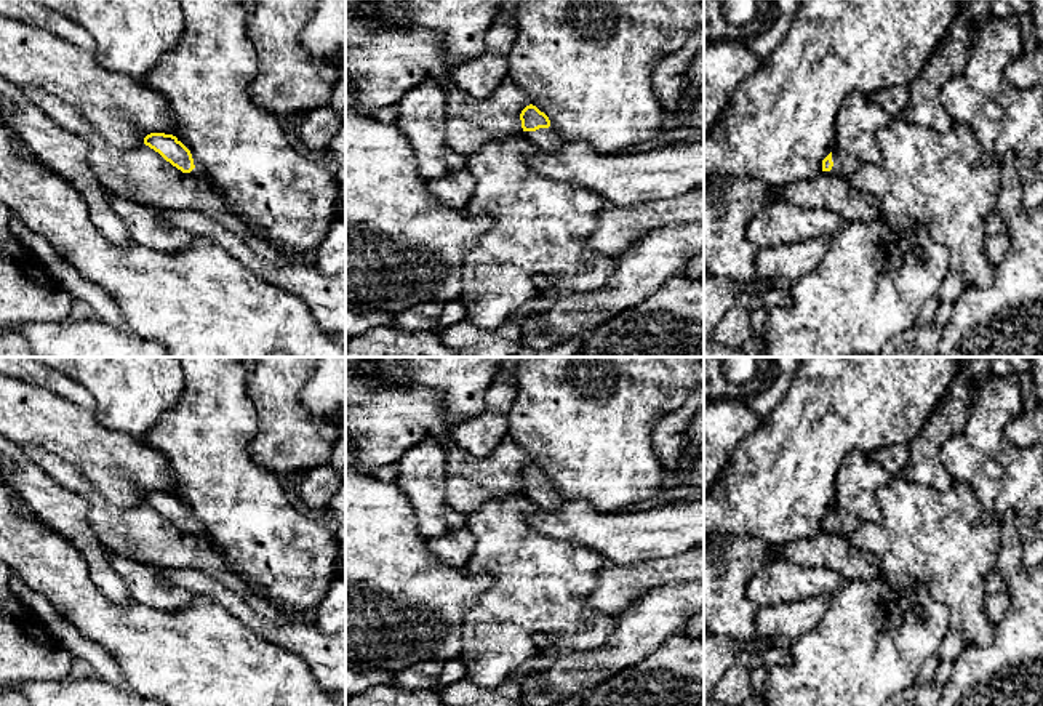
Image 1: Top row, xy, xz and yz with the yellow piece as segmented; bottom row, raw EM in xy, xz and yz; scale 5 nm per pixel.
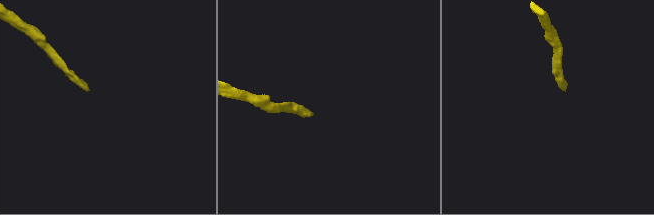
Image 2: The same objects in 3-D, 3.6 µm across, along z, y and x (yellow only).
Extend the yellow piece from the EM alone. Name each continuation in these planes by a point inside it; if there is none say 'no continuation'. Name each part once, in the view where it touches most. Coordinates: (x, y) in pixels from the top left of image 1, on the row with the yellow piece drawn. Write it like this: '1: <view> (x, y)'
1: xz (549, 138)

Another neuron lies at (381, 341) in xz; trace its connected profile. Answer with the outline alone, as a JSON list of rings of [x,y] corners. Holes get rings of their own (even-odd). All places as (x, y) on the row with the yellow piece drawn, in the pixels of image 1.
[[[374,327],[346,338],[346,357],[454,357],[437,331]]]

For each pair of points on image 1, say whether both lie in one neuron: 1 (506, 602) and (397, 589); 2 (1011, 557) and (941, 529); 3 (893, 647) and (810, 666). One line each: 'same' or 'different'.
1: different
2: different
3: same

